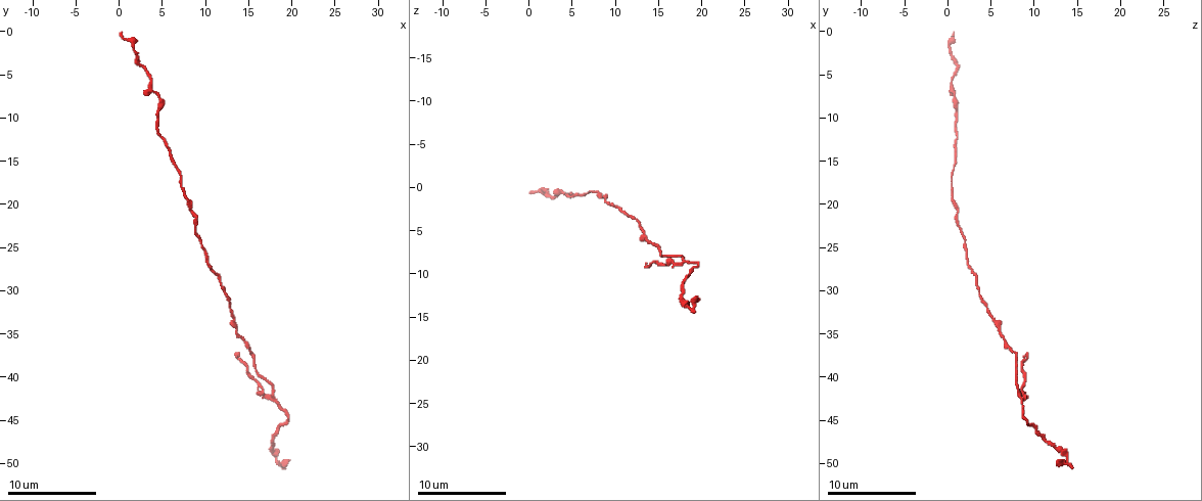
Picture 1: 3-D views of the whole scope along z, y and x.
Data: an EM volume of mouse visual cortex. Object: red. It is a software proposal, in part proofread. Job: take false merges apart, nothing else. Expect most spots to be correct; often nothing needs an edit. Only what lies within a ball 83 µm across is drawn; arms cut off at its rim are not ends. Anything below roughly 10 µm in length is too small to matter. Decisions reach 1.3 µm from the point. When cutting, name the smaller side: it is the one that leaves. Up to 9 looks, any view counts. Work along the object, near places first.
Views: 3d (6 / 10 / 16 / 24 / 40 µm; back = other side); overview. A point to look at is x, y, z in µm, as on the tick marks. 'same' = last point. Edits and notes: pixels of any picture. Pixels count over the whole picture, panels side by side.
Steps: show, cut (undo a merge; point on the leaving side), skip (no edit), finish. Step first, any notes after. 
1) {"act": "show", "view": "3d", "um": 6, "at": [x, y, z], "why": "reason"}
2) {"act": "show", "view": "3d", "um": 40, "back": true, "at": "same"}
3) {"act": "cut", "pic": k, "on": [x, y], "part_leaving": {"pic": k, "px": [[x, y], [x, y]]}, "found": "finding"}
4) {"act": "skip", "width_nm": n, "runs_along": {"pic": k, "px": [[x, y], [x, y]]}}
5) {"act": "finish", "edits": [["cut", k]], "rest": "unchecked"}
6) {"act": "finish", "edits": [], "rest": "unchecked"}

{"act": "show", "view": "3d", "um": 6, "at": [15.6, 37.2, 7.8], "why": "calibre changes"}

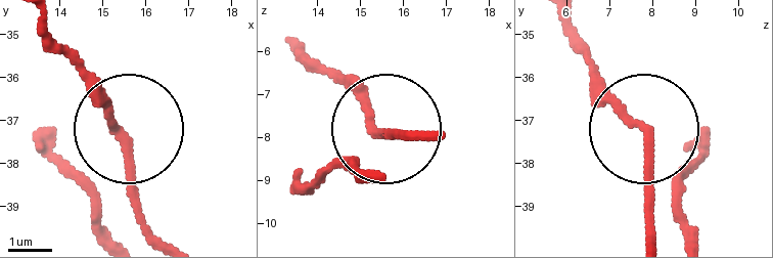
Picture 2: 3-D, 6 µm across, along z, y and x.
{"act": "show", "view": "3d", "um": 6, "back": true, "at": [15.45, 37.45, 7.90]}

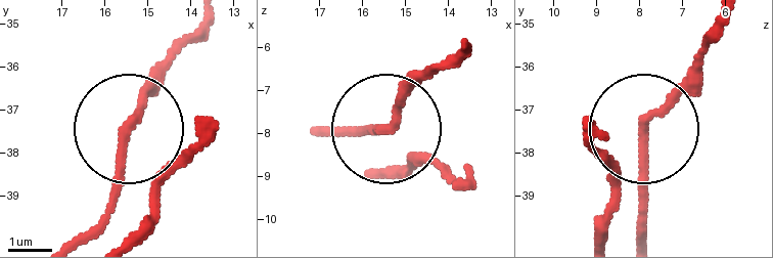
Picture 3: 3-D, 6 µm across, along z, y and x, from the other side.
{"act": "skip", "runs_along": {"pic": 3, "px": [[203, 20], [130, 131], [127, 175], [97, 238]]}, "found": "all the same neuron"}

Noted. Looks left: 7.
{"act": "show", "view": "3d", "um": 10, "at": [17.4, 42.4, 9.0]}

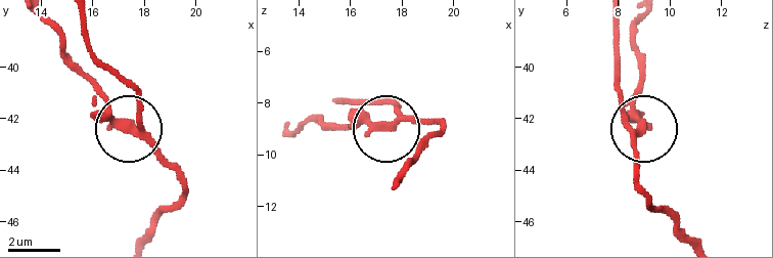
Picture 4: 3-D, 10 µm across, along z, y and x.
{"act": "show", "view": "3d", "um": 6, "at": [17.5, 42.5, 8.9]}

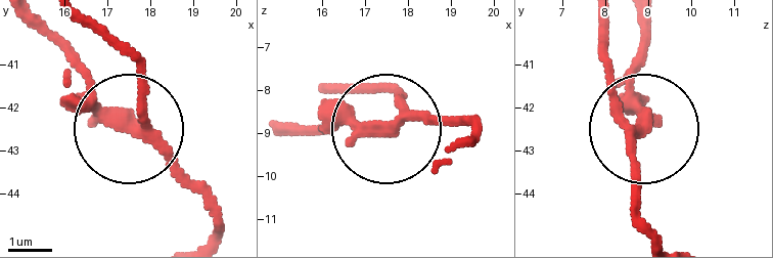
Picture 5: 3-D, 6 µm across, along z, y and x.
{"act": "skip", "arms": 4, "runs_along": {"pic": 5, "px": [[86, 16], [137, 68], [141, 112], [130, 127], [35, 28]]}, "found": "one neuron here"}

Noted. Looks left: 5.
{"act": "show", "view": "3d", "um": 6, "at": [10.4, 27.0, 2.6]}

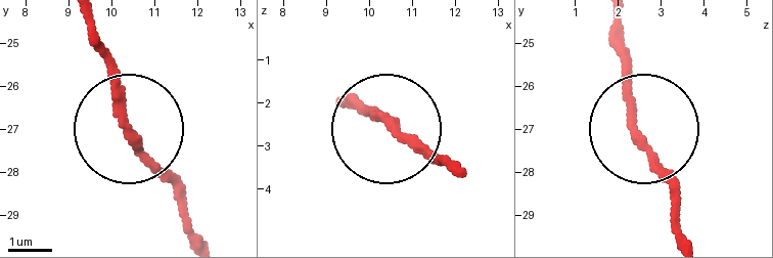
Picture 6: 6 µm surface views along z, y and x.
{"act": "skip", "runs_along": {"pic": 6, "px": [[134, 136], [200, 235]]}, "found": "continuous, no second neuron"}

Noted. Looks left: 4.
{"act": "show", "view": "3d", "um": 10, "at": [4.2, 7.0, 0.8], "why": "sudden change in width"}

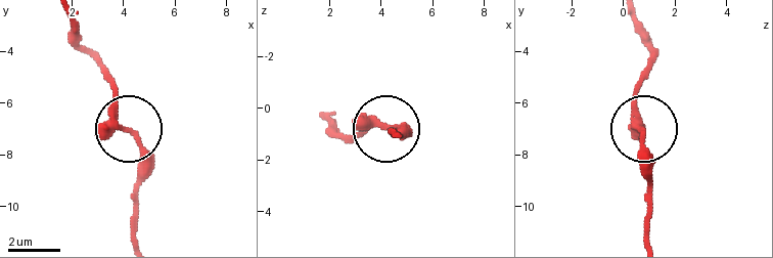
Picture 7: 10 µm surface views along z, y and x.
{"act": "show", "view": "3d", "um": 6, "at": [4.3, 7.1, 0.7]}

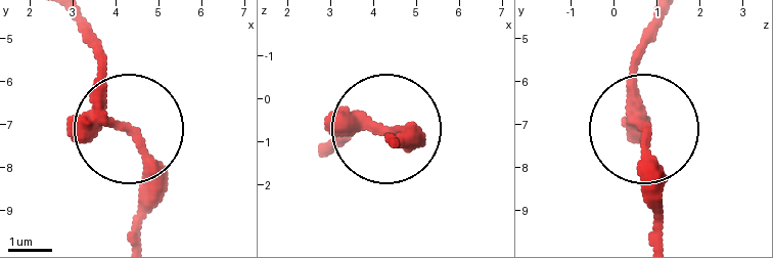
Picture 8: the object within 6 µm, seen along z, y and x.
{"act": "skip", "runs_along": {"pic": 8, "px": [[652, 237], [652, 147], [630, 93], [641, 31]]}, "found": "continuous, no second neuron"}

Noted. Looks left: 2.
{"act": "finish", "edits": [], "rest": "unchecked"}

